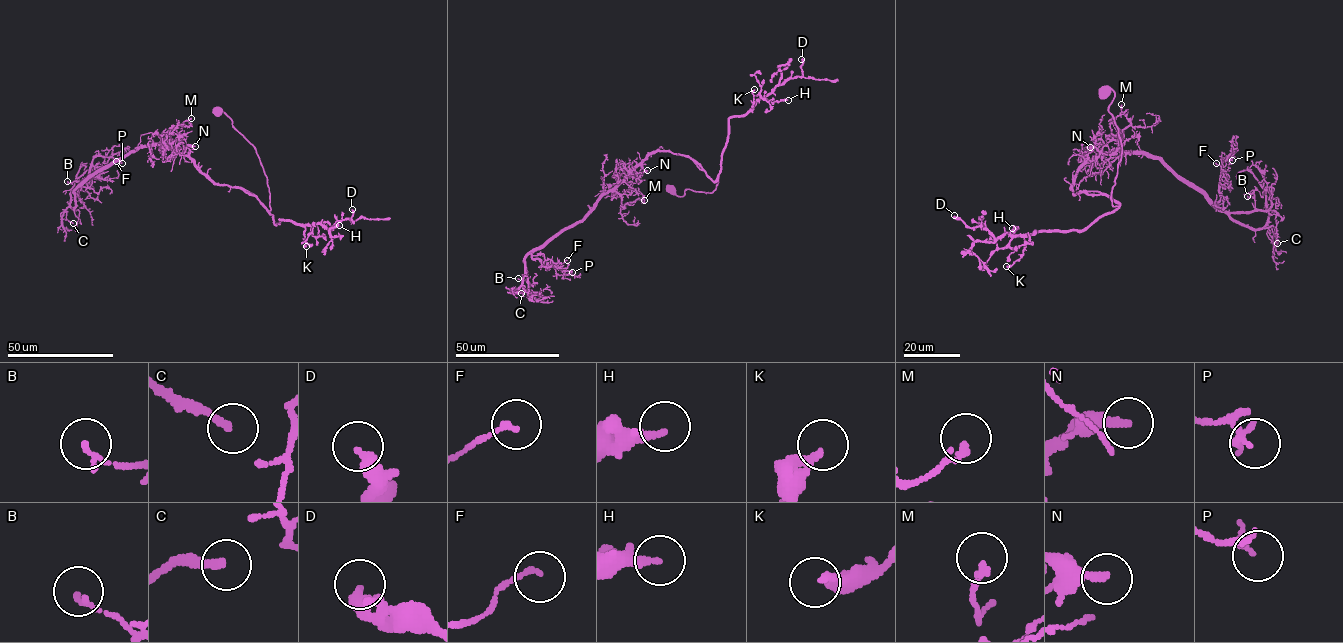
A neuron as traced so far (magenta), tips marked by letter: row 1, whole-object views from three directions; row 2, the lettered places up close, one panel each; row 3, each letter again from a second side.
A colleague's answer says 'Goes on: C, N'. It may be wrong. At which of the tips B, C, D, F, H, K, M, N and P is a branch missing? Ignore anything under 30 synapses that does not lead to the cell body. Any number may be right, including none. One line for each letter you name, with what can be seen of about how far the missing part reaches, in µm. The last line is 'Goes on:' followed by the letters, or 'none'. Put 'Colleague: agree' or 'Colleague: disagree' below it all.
C: about 10 µm are missing
N: about 50 µm are missing
Goes on: C, N
Colleague: agree

